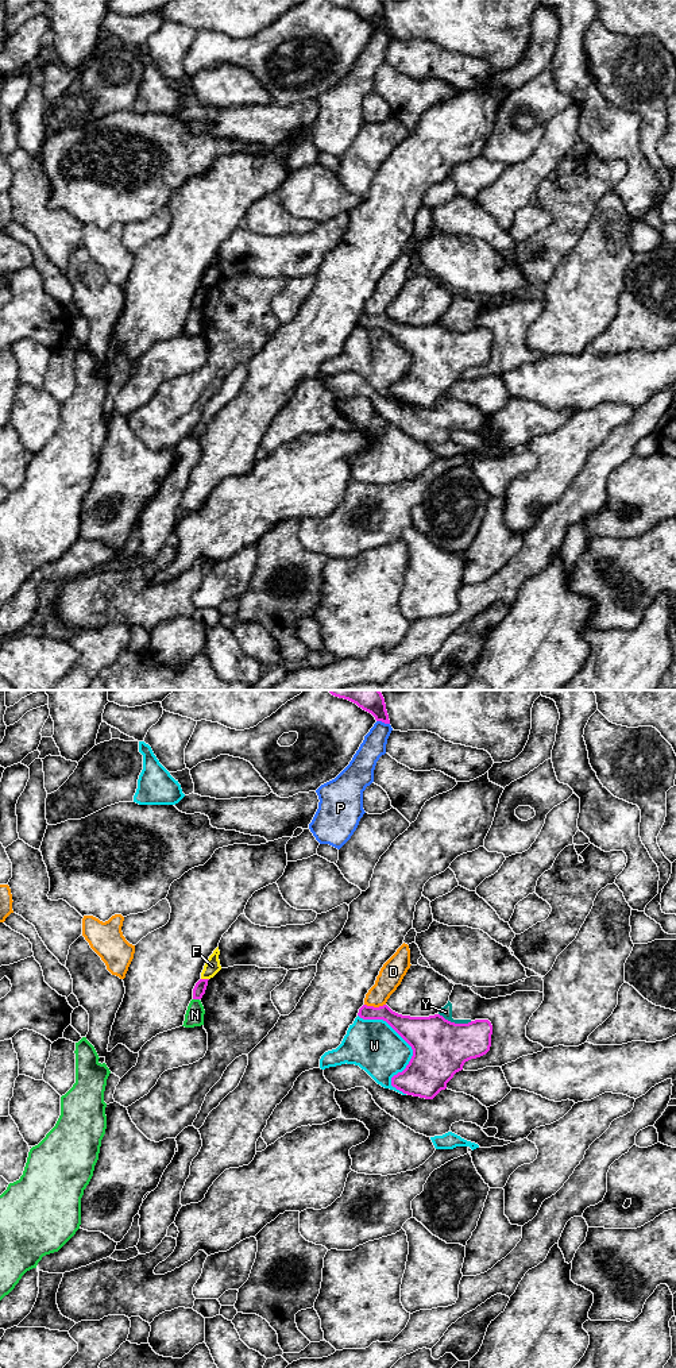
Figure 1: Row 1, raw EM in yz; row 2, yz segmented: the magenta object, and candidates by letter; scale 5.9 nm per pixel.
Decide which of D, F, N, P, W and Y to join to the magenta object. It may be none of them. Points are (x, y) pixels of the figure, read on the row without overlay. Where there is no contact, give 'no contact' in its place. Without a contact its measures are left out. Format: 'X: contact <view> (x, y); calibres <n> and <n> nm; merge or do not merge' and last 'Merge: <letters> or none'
D: contact yz (375, 316); calibres 150 and 140 nm; do not merge
F: contact yz (205, 288); calibres 70 and 90 nm; do not merge
N: contact yz (196, 307); calibres 70 and 110 nm; do not merge
P: contact yz (383, 30); calibres 130 and 140 nm; do not merge
W: contact yz (412, 357); calibres 340 and 300 nm; do not merge
Y: contact yz (454, 331); calibres 340 and 70 nm; do not merge
Merge: none

